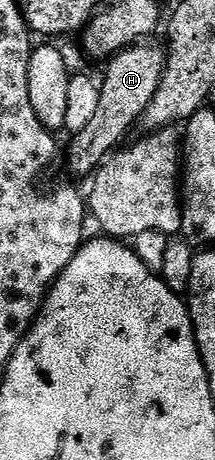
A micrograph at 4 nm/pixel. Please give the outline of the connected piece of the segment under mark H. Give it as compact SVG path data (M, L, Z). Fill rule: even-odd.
M138 43L129 45L121 49L112 57L108 58L109 67L105 71L105 82L100 82L99 88L99 108L95 110L95 115L88 121L87 127L83 131L72 134L73 142L69 145L69 169L77 177L92 178L97 170L109 160L111 154L122 144L121 140L129 133L129 128L133 124L140 122L144 118L147 107L152 103L155 91L159 91L159 83L165 74L165 54L166 50L153 43Z

